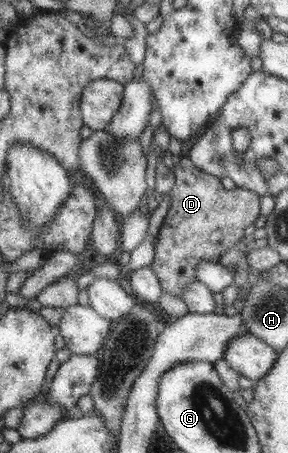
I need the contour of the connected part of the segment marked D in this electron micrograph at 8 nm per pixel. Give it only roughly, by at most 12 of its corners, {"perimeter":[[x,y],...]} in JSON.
{"perimeter":[[183,156],[149,266],[181,298],[259,215]]}

